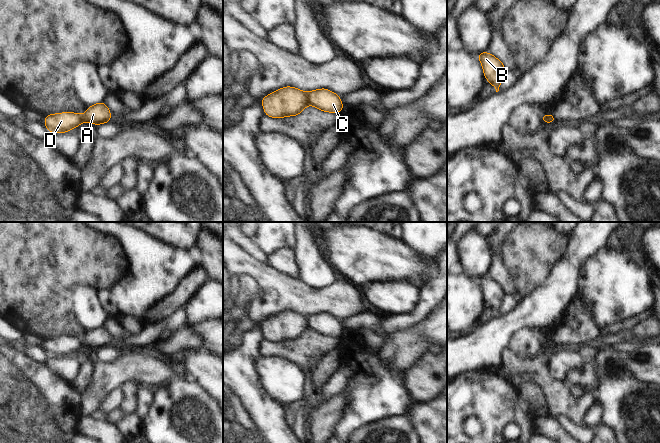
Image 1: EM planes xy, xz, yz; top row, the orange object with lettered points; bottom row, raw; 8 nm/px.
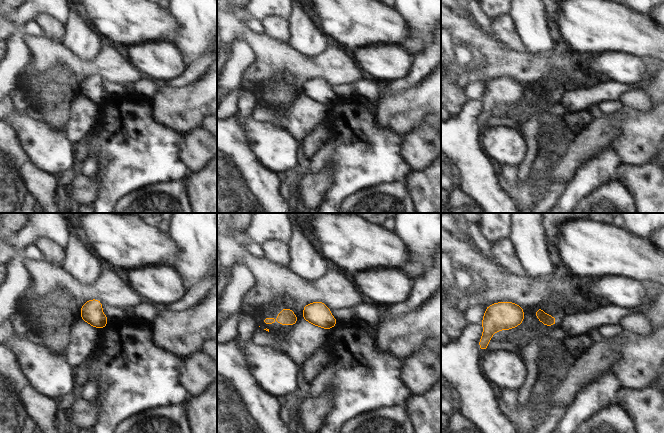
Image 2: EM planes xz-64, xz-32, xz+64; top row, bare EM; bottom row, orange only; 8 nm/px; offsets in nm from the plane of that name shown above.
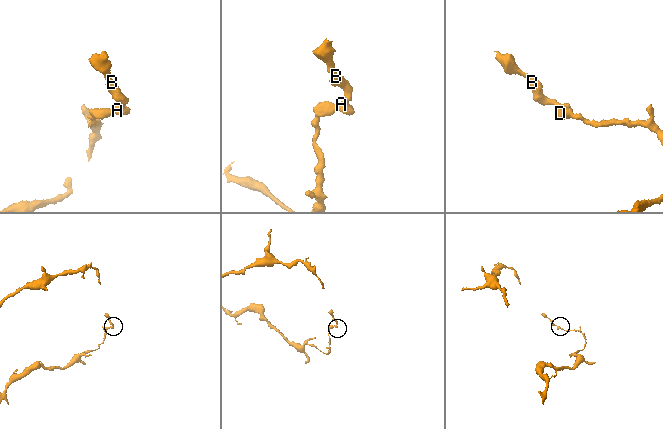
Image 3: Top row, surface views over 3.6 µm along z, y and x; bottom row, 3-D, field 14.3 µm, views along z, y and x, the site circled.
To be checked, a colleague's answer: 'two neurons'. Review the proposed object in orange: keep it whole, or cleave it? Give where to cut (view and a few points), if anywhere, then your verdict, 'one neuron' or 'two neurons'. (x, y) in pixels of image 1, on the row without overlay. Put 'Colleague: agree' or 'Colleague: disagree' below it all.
cut in xz along (306, 317), (309, 327); two neurons
Colleague: agree

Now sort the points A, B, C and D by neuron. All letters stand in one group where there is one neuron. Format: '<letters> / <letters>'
A B C / D

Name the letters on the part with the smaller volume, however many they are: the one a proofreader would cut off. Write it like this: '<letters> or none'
A, B, C

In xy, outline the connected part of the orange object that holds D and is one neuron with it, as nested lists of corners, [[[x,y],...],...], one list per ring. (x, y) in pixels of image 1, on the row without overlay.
[[[66,336],[45,341],[44,349],[50,357],[66,357],[85,345],[83,339]]]

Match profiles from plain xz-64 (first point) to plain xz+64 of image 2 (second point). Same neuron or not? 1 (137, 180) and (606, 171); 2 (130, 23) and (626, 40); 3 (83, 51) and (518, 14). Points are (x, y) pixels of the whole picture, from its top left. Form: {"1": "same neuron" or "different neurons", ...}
{"1": "same neuron", "2": "same neuron", "3": "same neuron"}

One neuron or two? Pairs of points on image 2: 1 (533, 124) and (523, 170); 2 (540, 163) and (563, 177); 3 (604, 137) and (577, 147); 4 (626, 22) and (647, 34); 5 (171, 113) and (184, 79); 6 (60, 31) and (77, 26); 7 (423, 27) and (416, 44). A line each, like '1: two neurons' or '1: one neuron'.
1: one neuron
2: two neurons
3: one neuron
4: one neuron
5: two neurons
6: two neurons
7: one neuron

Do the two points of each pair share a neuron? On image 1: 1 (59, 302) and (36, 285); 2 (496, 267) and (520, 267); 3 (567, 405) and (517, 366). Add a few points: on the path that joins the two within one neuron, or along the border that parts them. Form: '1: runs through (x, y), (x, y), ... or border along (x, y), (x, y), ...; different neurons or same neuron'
1: runs through (53, 302), (42, 291); same neuron
2: border along (500, 250), (502, 263), (515, 289); different neurons
3: runs through (556, 392), (530, 366); same neuron

